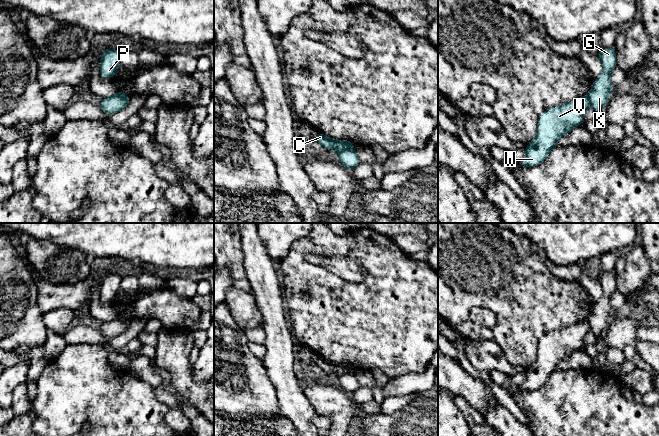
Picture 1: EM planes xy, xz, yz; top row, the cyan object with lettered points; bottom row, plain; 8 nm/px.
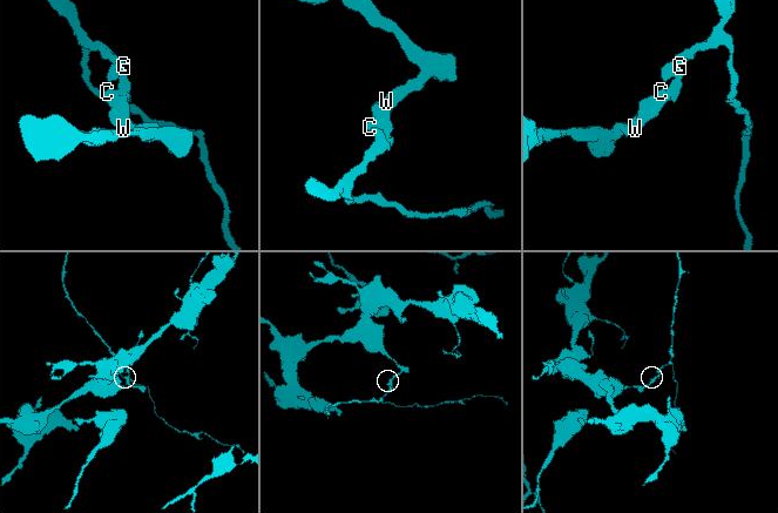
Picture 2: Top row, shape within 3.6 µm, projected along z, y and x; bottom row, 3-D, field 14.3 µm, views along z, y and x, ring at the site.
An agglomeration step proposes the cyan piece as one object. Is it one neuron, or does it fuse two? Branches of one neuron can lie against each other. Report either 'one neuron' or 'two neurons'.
two neurons

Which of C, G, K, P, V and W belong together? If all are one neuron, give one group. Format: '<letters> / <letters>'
C V W / G K P

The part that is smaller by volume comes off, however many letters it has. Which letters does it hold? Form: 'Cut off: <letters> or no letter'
Cut off: G, K, P

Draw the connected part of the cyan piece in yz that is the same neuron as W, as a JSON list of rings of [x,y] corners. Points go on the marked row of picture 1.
[[[586,95],[544,111],[538,118],[536,136],[525,146],[526,155],[519,165],[529,167],[541,164],[556,147],[560,137],[582,125],[584,112],[590,105]]]

